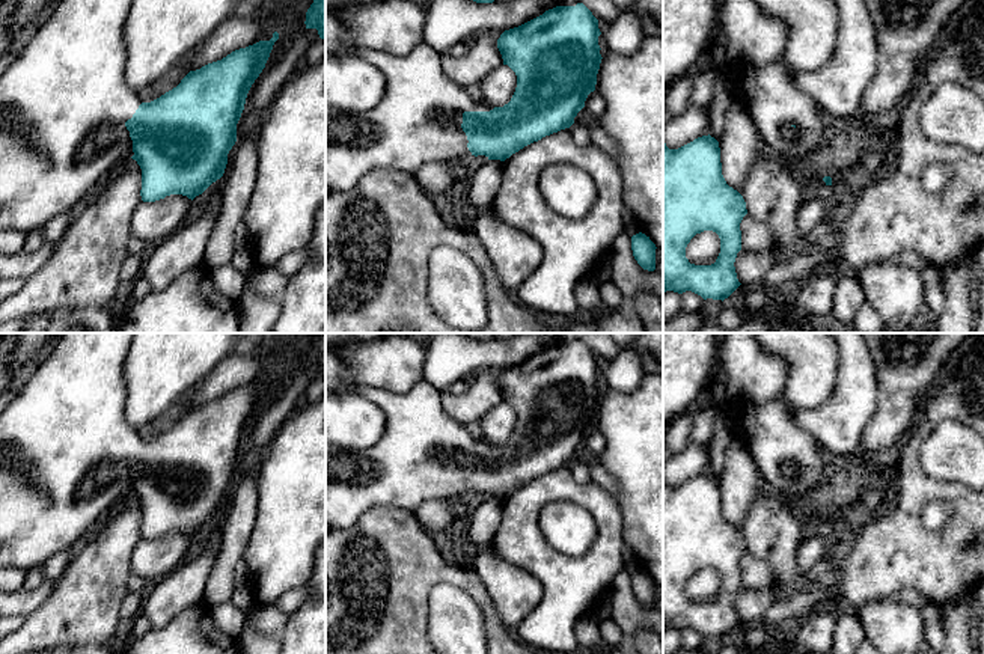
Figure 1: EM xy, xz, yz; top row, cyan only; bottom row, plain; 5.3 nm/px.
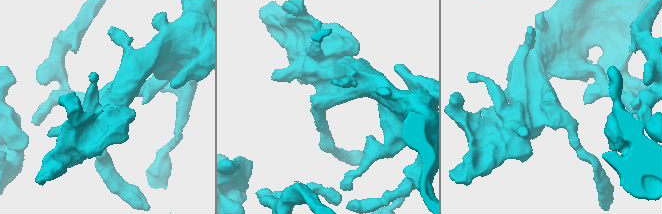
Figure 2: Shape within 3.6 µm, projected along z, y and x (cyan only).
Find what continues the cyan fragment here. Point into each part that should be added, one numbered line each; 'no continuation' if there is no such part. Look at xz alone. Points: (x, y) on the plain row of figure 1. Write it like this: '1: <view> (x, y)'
1: xz (418, 458)

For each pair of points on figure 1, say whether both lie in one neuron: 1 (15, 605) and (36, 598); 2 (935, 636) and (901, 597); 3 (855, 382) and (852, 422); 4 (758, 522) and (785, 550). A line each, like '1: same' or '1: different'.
1: same
2: same
3: same
4: same

